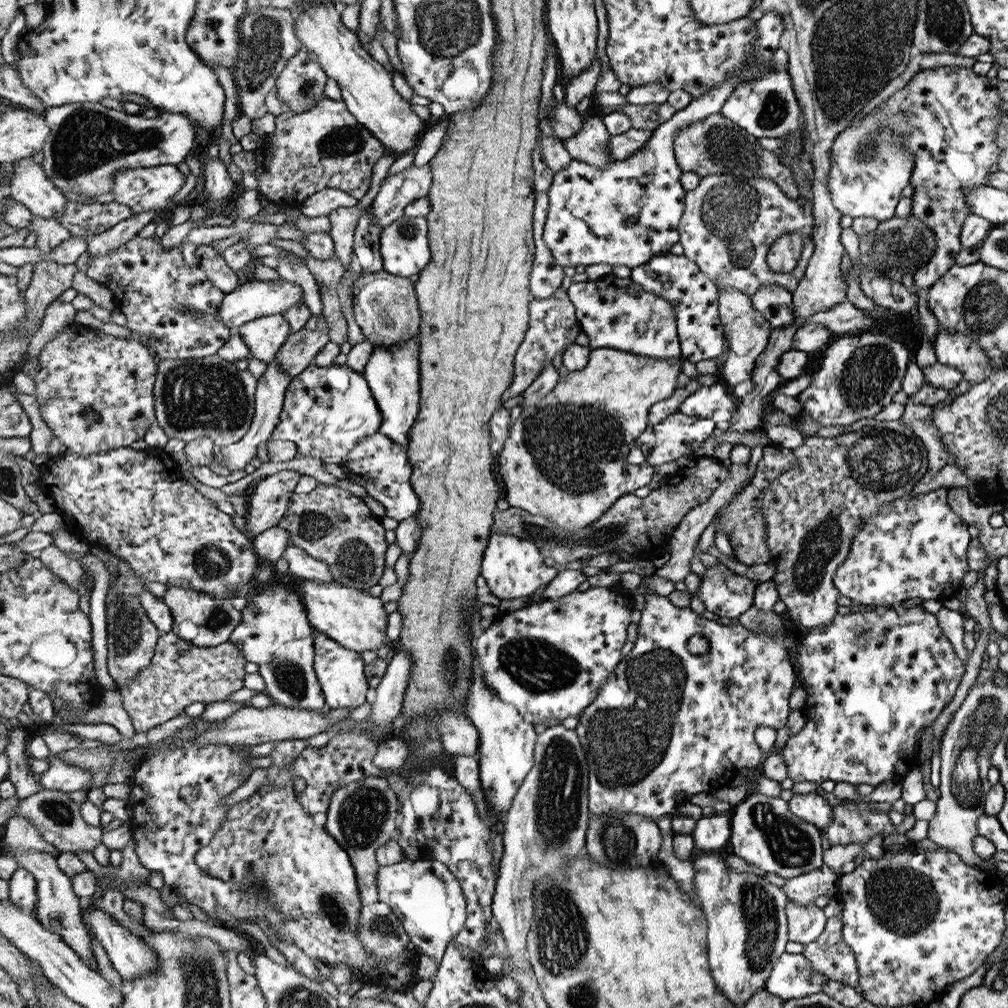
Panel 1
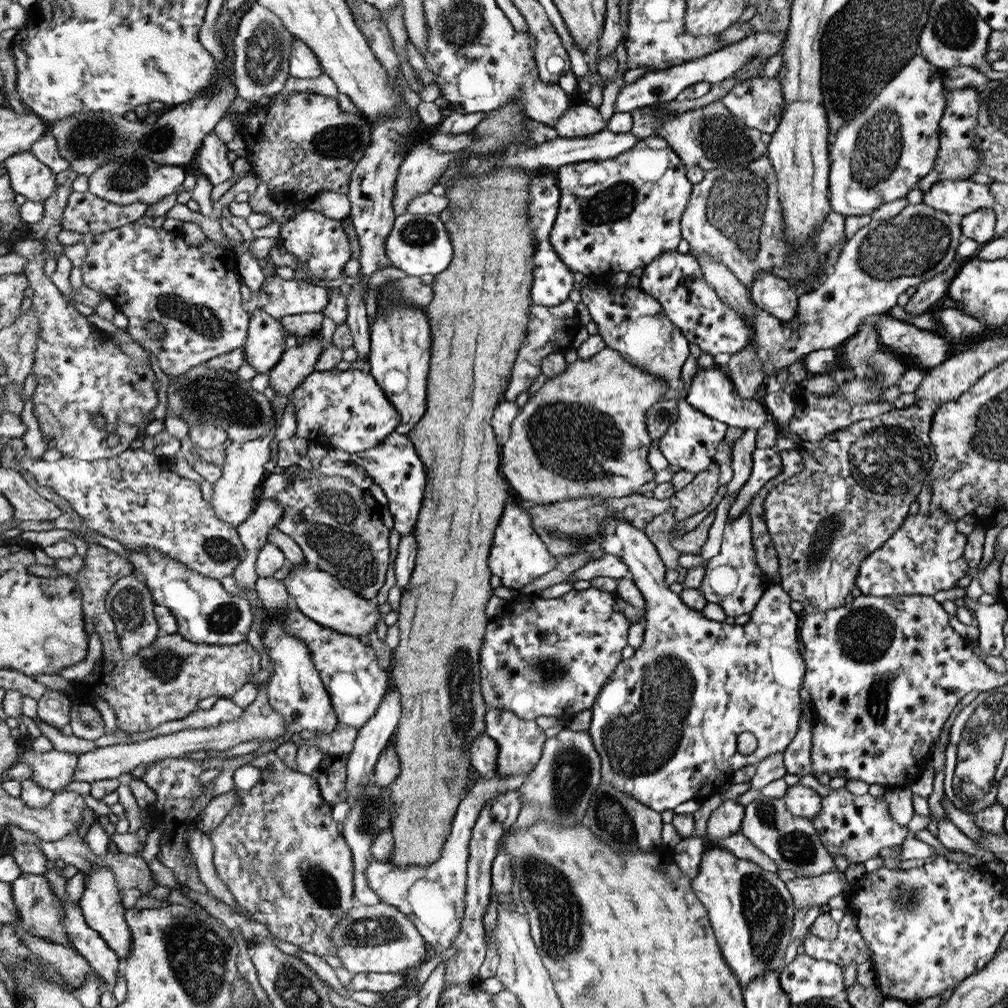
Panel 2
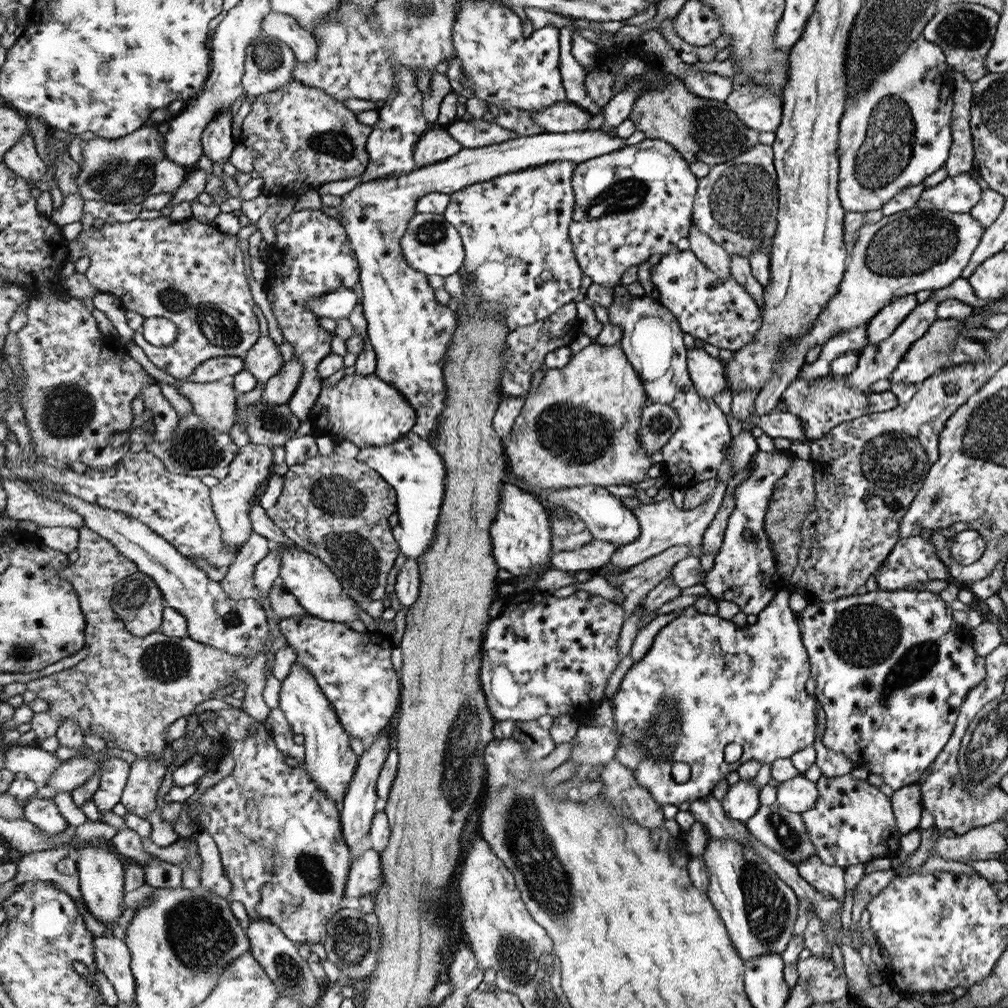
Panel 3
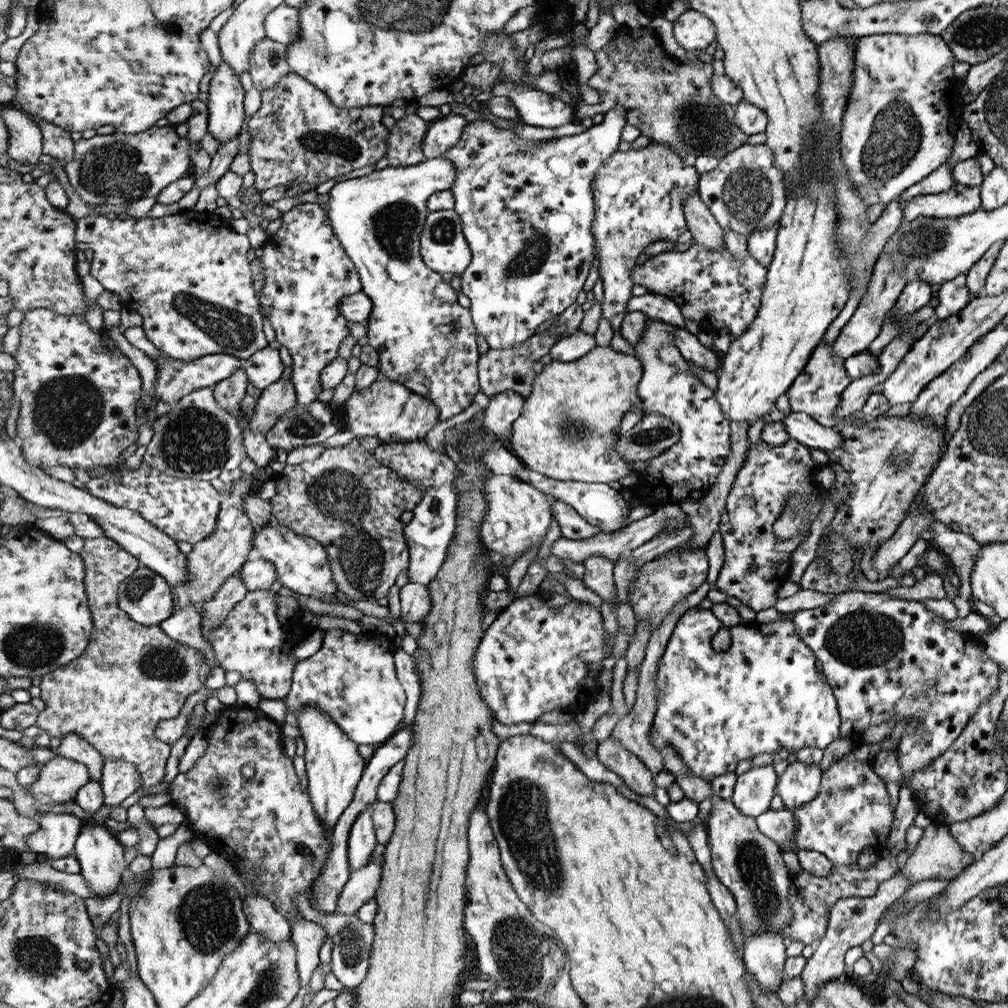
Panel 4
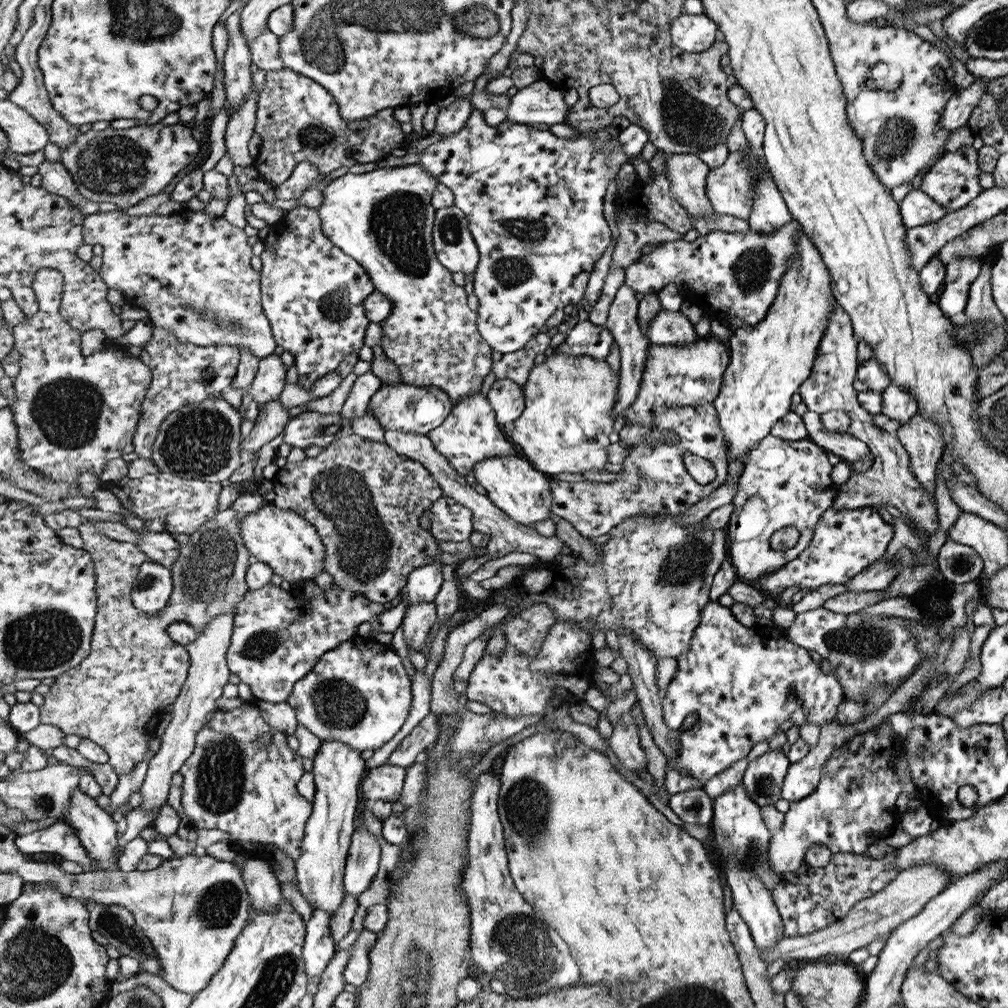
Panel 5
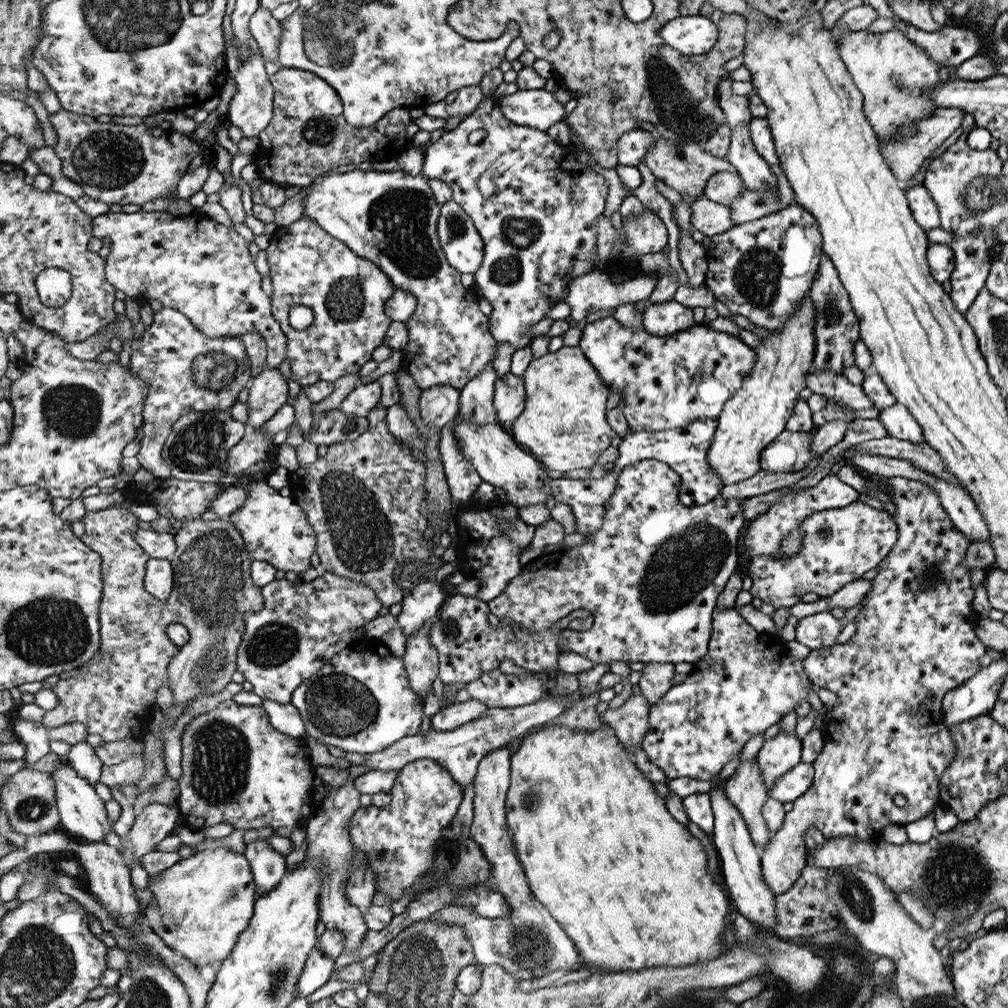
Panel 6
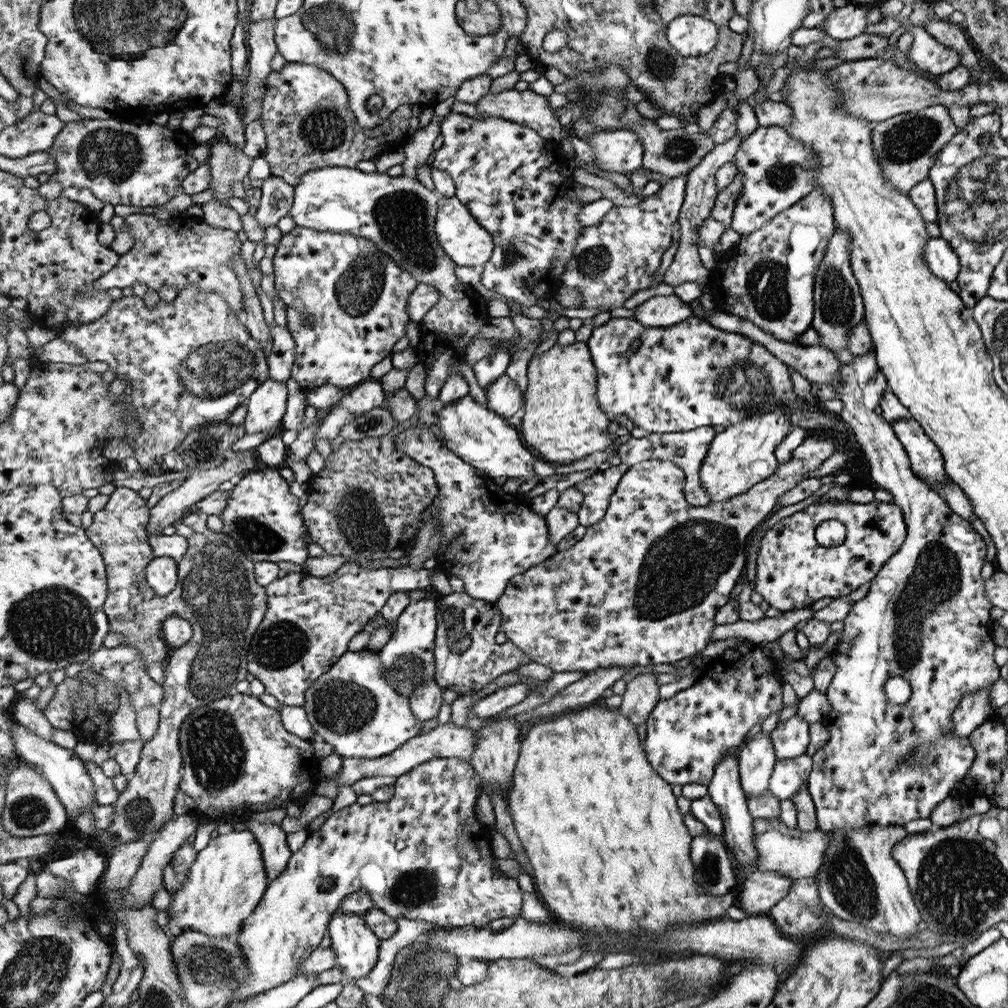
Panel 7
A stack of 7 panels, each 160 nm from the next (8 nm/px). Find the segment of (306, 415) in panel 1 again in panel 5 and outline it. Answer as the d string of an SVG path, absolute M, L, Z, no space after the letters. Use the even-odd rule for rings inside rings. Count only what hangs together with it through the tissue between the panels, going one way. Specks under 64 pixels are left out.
M406 383L384 384L372 396L367 408L367 414L372 412L380 426L386 430L403 430L428 435L451 414L454 403L448 393L436 387L417 387Z

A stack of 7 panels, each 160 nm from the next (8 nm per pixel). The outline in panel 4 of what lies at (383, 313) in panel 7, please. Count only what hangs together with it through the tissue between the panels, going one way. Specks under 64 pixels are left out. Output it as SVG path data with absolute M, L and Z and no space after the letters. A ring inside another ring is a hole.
M301 203L290 211L282 213L282 225L262 246L262 266L264 267L264 286L260 288L260 304L264 314L270 320L281 346L286 346L293 360L291 381L295 386L297 404L300 409L317 400L322 392L322 372L328 363L338 357L340 343L349 333L347 317L340 311L342 300L363 290L359 269L347 256L343 245L339 243L334 229L331 227L327 211L318 203Z

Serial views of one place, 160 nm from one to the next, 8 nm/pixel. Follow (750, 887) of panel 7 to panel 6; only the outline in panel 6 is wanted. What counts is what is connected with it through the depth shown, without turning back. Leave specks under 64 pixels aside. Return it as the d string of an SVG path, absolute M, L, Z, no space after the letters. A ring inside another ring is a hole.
M876 476L875 479L881 483L889 493L890 498L894 505L896 505L896 514L894 515L895 521L898 522L899 539L894 547L891 548L890 554L883 560L877 567L877 574L871 580L872 591L867 596L867 599L861 604L862 609L855 617L857 622L857 629L855 635L847 642L830 646L827 650L811 650L809 656L803 660L803 667L807 671L811 682L816 687L826 688L832 690L837 694L840 702L836 707L828 708L823 725L820 729L824 736L825 743L820 751L820 754L813 762L815 765L815 780L812 783L810 790L799 796L798 799L793 800L793 808L785 813L783 825L773 834L772 839L767 844L763 855L761 856L761 871L770 890L775 894L782 894L790 890L795 884L795 880L803 872L806 866L806 857L808 850L806 847L806 834L811 828L817 828L825 838L838 838L839 836L855 836L859 841L868 841L868 838L876 832L880 832L884 826L892 825L892 822L898 822L898 825L911 823L912 821L922 819L923 816L932 813L932 810L938 804L940 796L940 784L942 784L943 772L951 766L955 758L955 736L951 732L951 728L946 725L949 720L948 713L944 711L943 700L946 698L948 691L954 691L962 683L966 682L971 676L980 672L980 664L978 658L984 656L984 643L976 636L975 626L978 618L974 618L974 592L972 590L972 583L970 581L970 572L972 571L963 559L963 554L972 543L970 538L964 537L960 533L951 518L948 517L946 509L943 507L942 502L939 500L938 494L928 484L923 481L910 480L907 477L880 477ZM896 794L904 794L907 803L904 807L896 806L894 804L894 796Z

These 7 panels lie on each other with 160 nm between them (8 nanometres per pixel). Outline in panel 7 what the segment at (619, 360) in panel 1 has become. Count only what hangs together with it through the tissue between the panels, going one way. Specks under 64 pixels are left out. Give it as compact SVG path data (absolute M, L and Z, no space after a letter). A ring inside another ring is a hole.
M575 341L565 347L555 344L548 351L533 356L527 368L527 389L524 399L524 417L522 428L524 440L528 447L540 452L540 459L553 465L570 465L584 459L592 453L606 451L612 444L612 436L608 432L608 418L600 408L597 391L597 372L589 345Z

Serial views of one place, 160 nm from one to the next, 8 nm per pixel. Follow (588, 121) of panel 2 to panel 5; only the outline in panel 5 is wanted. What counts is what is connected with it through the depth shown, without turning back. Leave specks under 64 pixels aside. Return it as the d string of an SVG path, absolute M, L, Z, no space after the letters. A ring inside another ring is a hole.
M543 76L539 81L518 89L516 94L510 97L510 100L510 105L506 109L507 121L530 126L546 124L550 127L554 124L566 122L568 106L562 98L562 90L560 92L554 90L554 86L550 86L550 81Z

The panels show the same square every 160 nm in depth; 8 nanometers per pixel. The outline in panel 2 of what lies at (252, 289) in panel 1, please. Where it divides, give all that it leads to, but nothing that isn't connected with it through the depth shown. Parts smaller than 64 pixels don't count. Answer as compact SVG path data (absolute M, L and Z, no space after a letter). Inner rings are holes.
M274 274L266 277L262 290L252 293L244 304L247 304L250 315L256 309L263 308L278 318L309 312L322 313L328 301L327 287L316 286L302 279L285 280Z

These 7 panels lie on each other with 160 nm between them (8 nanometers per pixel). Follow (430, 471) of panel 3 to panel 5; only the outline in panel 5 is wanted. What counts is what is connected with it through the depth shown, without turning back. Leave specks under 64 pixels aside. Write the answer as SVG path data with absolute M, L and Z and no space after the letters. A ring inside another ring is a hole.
M444 495L428 509L432 516L430 533L438 546L441 542L462 542L475 532L474 514ZM432 561L423 567L415 568L407 580L408 606L420 602L434 602L443 587L442 561Z

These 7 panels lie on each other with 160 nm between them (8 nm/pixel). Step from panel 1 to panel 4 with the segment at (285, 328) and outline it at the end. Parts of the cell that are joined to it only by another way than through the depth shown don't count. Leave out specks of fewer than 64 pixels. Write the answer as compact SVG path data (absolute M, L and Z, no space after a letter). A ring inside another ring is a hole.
M268 346L250 358L244 359L243 369L246 371L249 382L264 391L282 378L284 364L280 360L278 350Z

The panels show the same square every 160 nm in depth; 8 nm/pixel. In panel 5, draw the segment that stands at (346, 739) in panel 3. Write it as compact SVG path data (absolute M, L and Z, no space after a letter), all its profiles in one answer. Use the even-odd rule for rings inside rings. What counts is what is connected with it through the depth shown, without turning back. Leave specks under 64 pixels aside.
M339 741L321 742L320 748L313 760L313 773L315 782L315 796L312 804L314 810L310 820L307 820L307 834L303 836L302 854L295 862L299 891L307 898L313 909L322 909L332 913L342 907L346 888L343 876L346 872L347 856L351 848L351 840L356 831L356 818L362 800L362 776L366 772L365 760L360 757L359 749Z

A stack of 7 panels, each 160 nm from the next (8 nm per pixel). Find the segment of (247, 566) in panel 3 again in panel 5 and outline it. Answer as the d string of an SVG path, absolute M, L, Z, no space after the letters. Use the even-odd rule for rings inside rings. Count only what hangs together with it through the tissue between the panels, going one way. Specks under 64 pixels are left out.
M224 613L215 616L206 625L202 634L199 634L198 640L187 646L191 651L191 674L184 685L183 694L172 706L174 720L170 723L168 731L162 739L162 748L151 760L146 782L140 792L144 798L142 808L156 816L160 814L160 808L170 798L174 774L180 773L188 759L194 754L198 746L197 739L200 730L218 709L216 699L223 696L224 685L228 683L231 673L227 667L225 656L231 643L234 615L235 613Z

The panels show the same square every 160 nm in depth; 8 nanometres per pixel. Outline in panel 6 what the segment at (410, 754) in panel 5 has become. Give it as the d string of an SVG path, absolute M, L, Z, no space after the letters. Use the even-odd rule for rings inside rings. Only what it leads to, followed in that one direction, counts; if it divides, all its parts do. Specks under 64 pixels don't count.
M470 699L460 703L451 703L441 709L431 718L430 729L444 732L450 731L461 724L470 722L474 717L486 712L489 706L479 700Z

